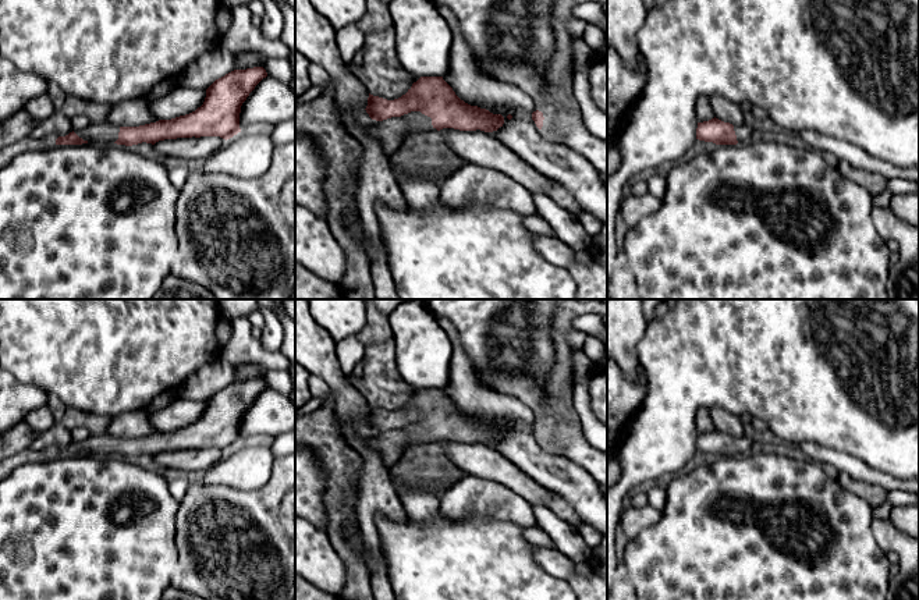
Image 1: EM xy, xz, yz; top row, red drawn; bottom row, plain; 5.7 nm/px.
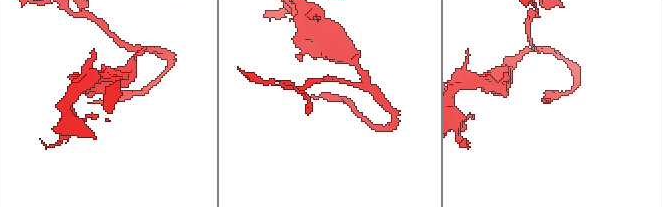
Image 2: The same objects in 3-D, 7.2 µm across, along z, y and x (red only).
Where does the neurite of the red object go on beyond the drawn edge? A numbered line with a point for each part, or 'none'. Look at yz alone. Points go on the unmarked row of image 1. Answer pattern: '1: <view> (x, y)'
1: yz (744, 444)

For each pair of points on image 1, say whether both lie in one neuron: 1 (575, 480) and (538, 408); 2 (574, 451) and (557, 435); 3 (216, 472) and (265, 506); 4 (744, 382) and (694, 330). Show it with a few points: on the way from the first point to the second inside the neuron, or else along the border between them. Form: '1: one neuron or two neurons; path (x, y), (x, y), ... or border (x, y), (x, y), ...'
1: two neurons; border (508, 396), (520, 400), (536, 414)
2: one neuron; path (570, 447), (561, 439)
3: two neurons; border (270, 474), (269, 479), (255, 489), (209, 485)
4: one neuron; path (733, 369), (706, 343)

